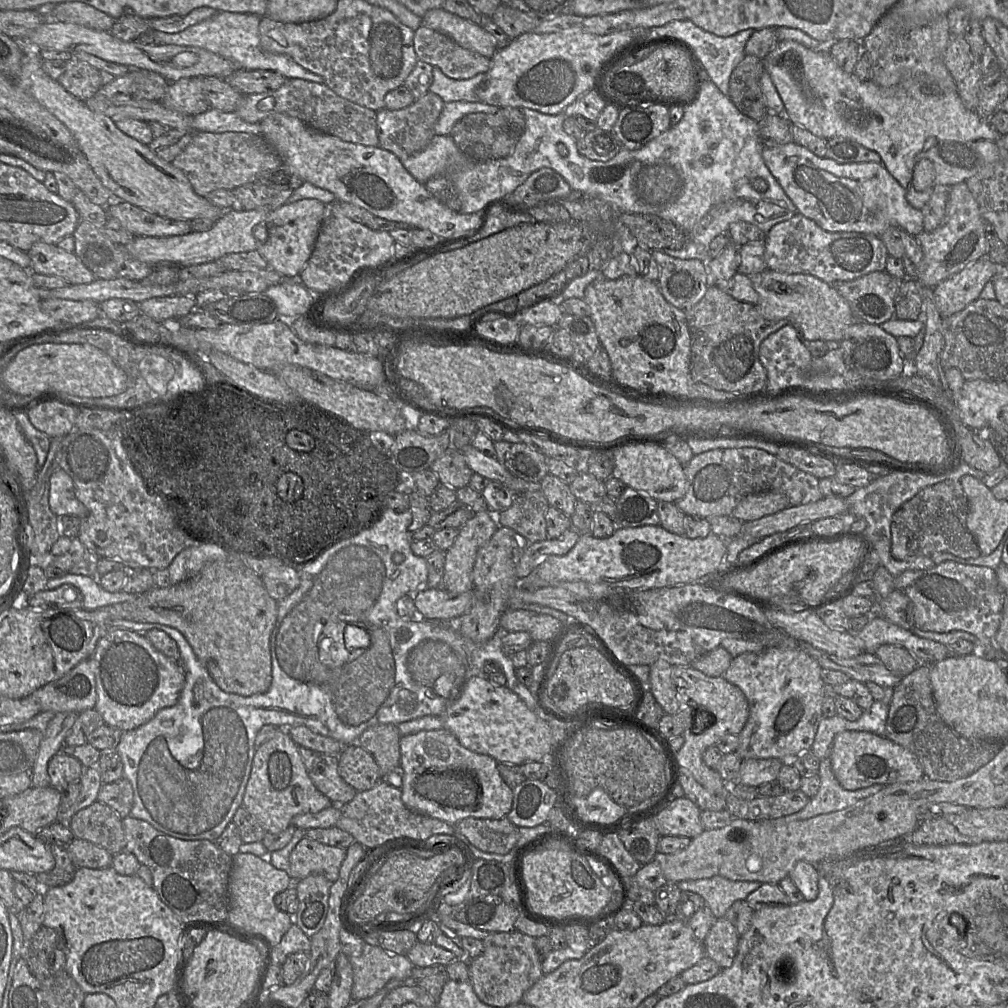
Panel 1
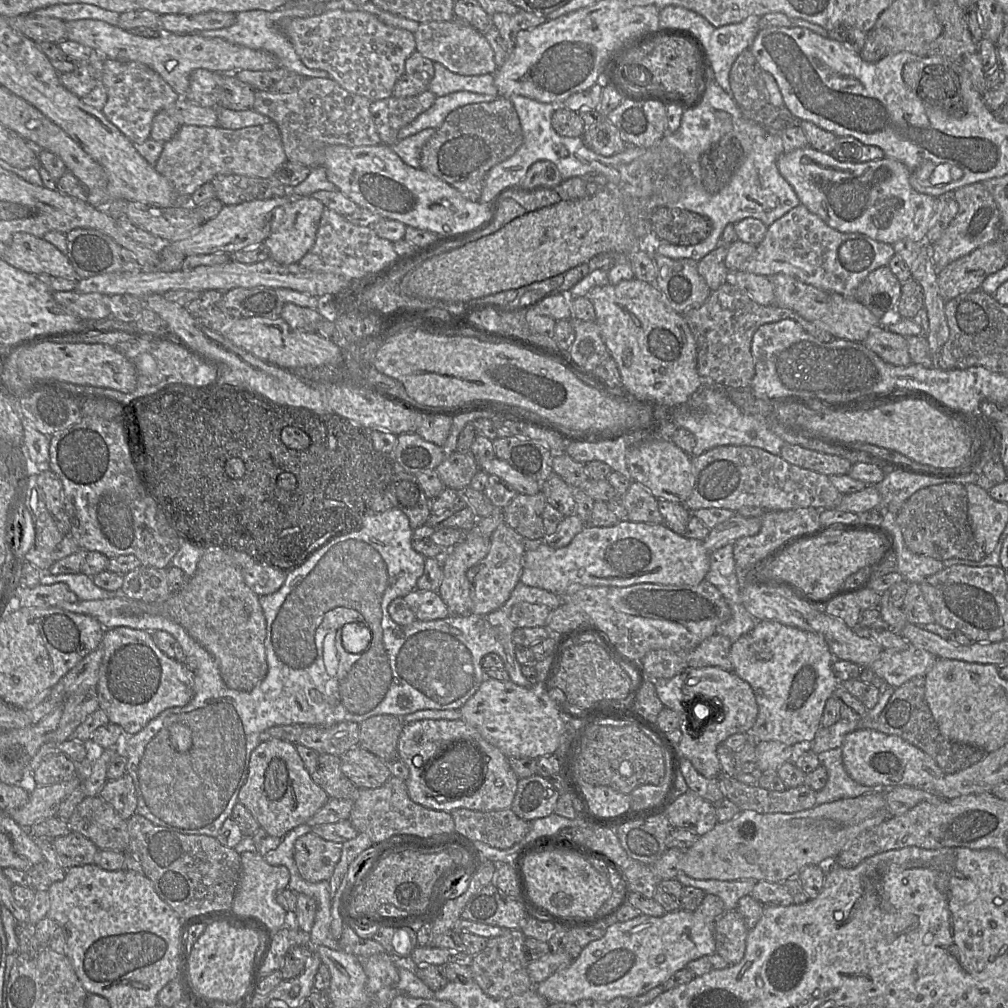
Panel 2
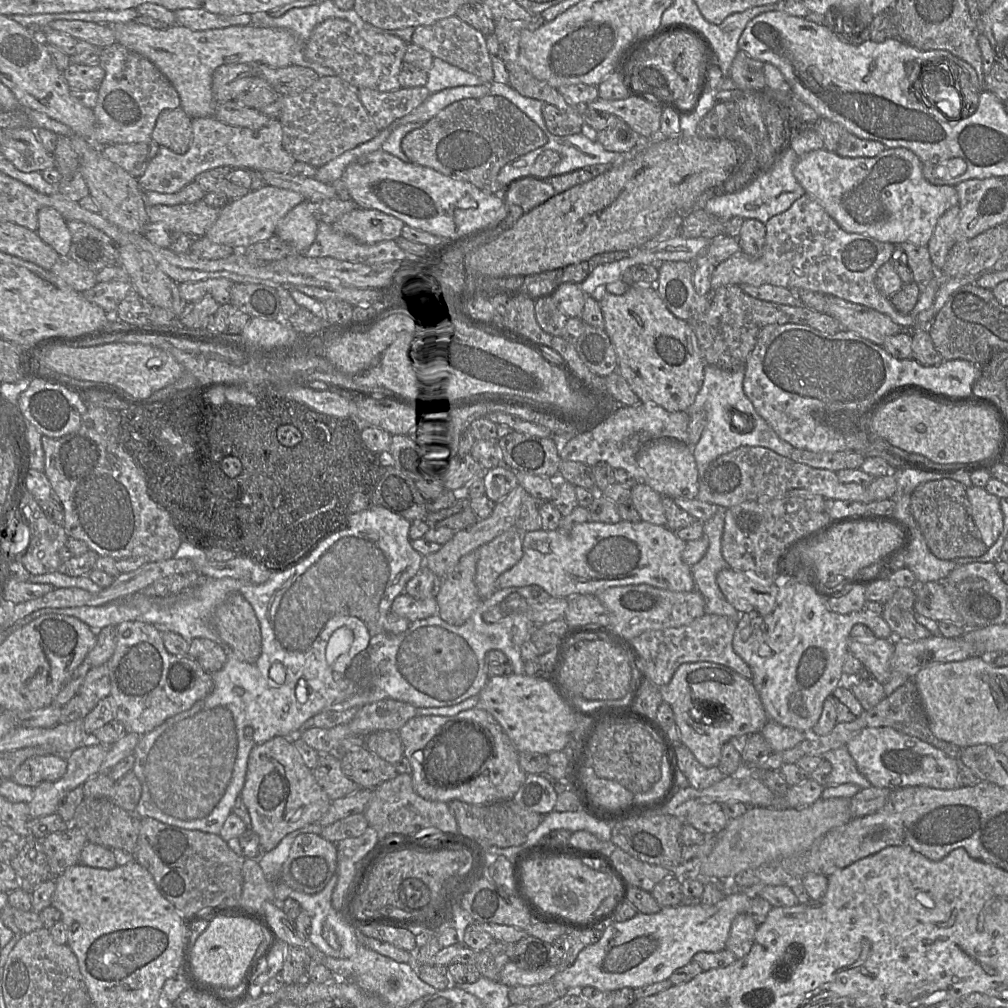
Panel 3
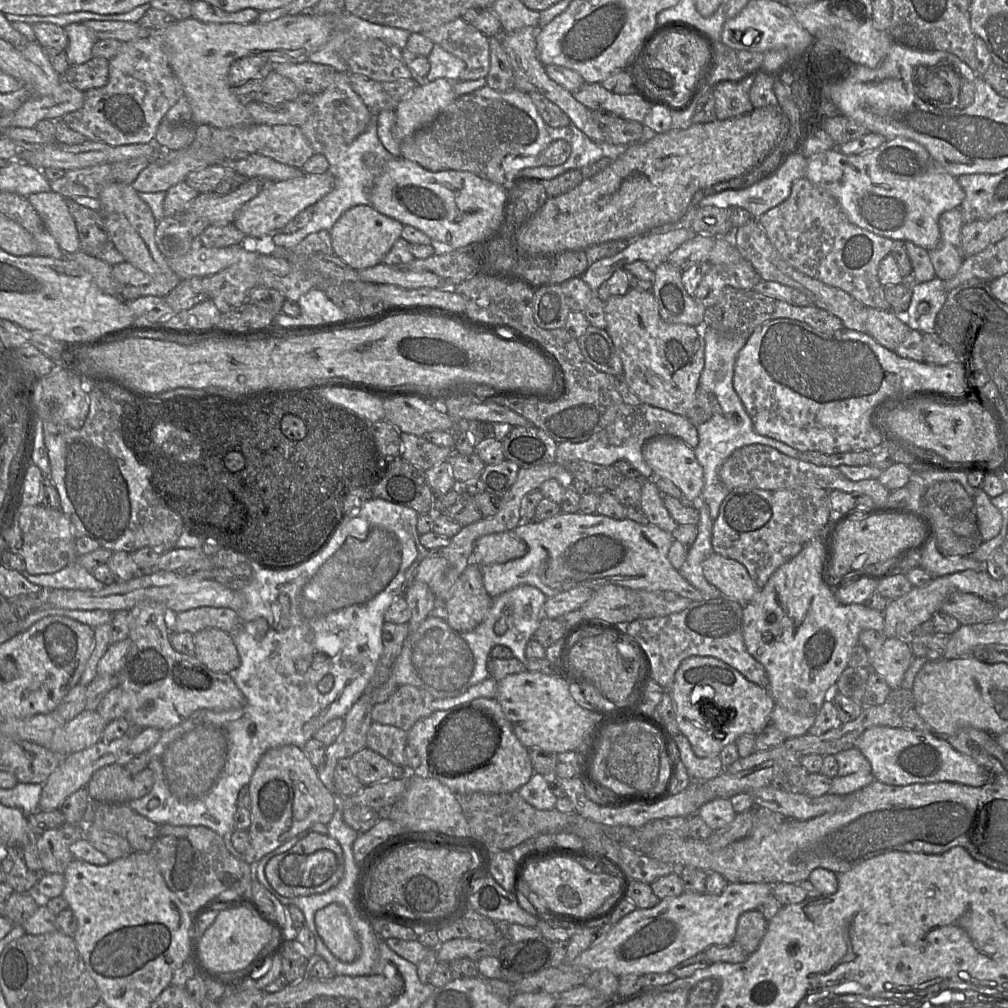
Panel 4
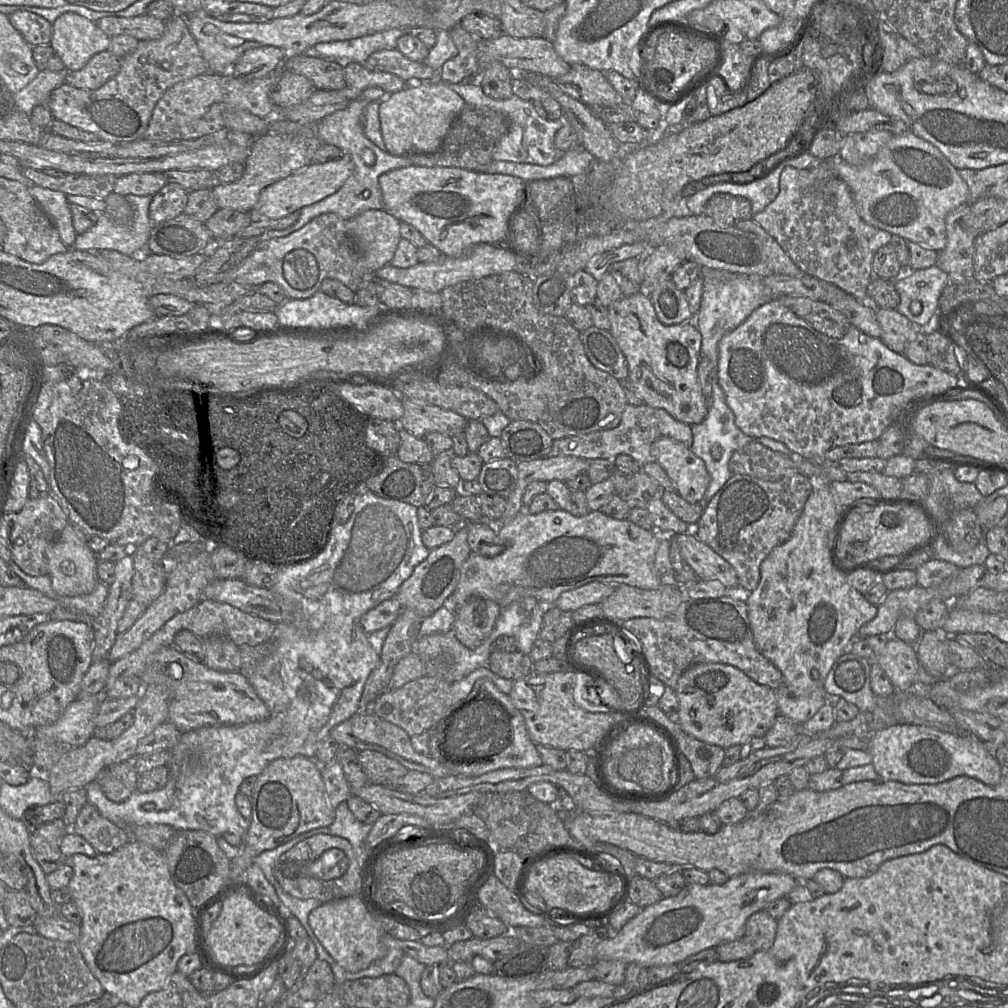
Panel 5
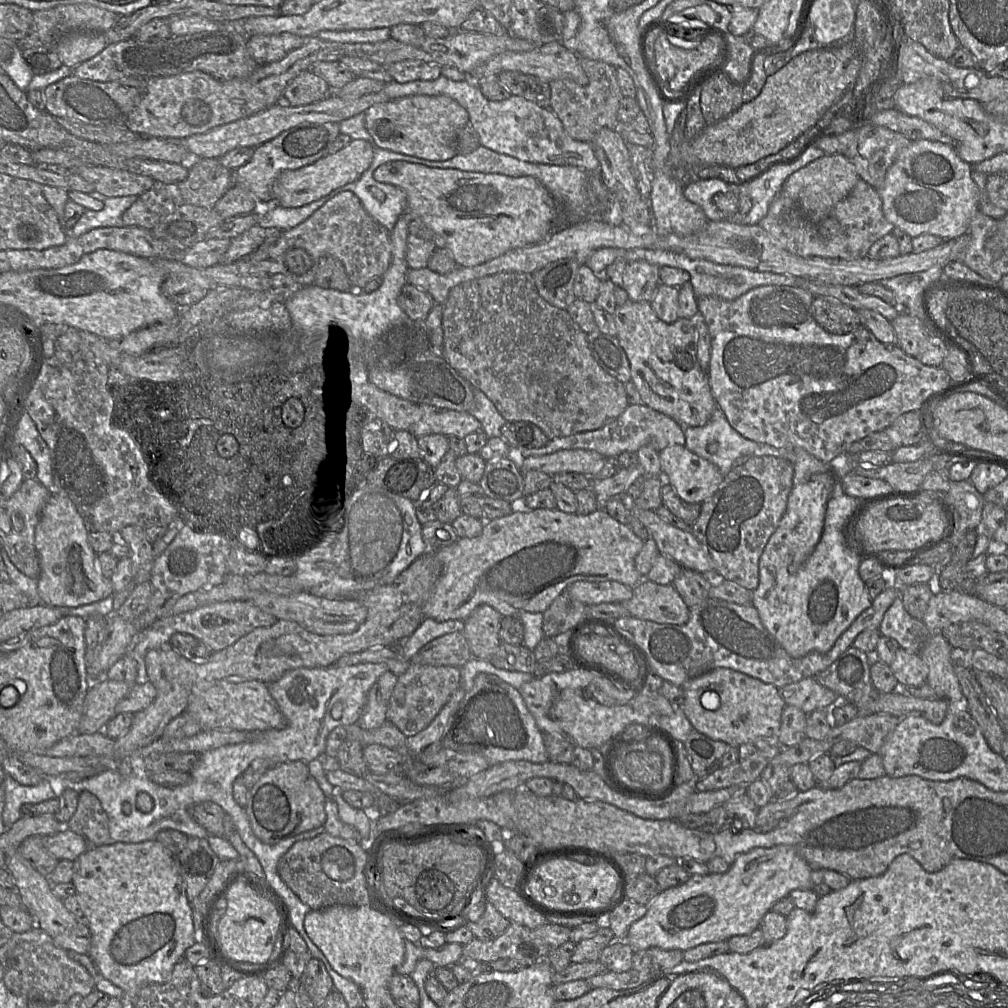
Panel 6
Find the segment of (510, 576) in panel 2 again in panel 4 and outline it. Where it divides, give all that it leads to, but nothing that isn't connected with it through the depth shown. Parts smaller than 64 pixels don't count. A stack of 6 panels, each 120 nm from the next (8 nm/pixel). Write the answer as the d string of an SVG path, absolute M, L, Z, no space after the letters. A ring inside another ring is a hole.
M513 530L484 535L474 542L473 561L480 566L501 564L527 554L526 543Z

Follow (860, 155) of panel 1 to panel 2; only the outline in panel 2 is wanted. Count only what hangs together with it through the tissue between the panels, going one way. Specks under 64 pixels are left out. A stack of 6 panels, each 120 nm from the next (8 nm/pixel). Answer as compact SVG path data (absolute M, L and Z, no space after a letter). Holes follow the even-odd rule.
M851 136L837 137L831 156L841 162L861 163L885 157L877 146L866 145Z

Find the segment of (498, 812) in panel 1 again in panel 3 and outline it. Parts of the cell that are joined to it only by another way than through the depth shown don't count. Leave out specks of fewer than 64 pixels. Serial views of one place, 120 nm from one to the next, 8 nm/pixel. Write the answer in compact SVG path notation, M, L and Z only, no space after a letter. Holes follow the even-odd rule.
M474 707L453 716L415 716L398 730L398 734L403 755L412 767L413 788L426 800L445 803L460 800L470 804L512 800L526 779L527 773L519 765L519 752L501 725L484 709Z

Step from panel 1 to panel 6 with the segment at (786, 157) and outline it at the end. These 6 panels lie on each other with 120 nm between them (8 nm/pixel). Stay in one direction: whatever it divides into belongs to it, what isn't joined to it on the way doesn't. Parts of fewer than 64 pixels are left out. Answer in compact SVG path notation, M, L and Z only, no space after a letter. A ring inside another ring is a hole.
M915 140L911 142L900 152L894 163L887 170L883 184L881 185L881 187L876 189L878 195L882 200L884 217L887 221L907 233L912 238L918 237L922 234L935 235L942 238L942 240L951 240L960 237L961 235L967 233L971 219L979 210L979 189L971 177L972 168L973 165L963 161L959 157L955 147L950 142L939 142L930 140Z

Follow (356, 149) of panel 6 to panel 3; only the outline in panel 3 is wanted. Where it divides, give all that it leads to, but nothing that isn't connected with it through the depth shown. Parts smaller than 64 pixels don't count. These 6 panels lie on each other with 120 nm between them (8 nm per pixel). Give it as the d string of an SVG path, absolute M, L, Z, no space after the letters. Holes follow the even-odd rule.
M265 185L242 198L230 200L221 209L219 217L206 232L205 237L216 244L231 246L235 250L246 249L272 237L278 222L304 200L297 192Z

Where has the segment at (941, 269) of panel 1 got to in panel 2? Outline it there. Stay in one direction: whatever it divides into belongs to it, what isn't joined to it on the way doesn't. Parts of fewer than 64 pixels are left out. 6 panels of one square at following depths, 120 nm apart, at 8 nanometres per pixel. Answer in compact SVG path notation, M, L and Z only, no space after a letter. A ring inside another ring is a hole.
M982 182L956 189L953 198L958 204L958 212L942 236L930 246L931 258L938 271L973 250L993 242L998 224L1001 223L998 206Z

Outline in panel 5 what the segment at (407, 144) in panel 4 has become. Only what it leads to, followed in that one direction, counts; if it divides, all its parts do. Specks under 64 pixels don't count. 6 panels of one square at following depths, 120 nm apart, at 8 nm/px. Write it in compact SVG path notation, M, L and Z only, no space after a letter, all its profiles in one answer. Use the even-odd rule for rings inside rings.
M466 105L462 112L457 116L457 118L451 124L444 141L440 147L440 149L434 153L417 153L417 154L406 154L401 156L408 156L412 165L422 166L422 167L459 167L467 170L475 171L475 172L486 172L488 165L494 160L493 153L495 149L498 147L501 139L507 134L509 129L512 126L512 121L509 116L501 111L489 109L489 108L478 108L475 106Z

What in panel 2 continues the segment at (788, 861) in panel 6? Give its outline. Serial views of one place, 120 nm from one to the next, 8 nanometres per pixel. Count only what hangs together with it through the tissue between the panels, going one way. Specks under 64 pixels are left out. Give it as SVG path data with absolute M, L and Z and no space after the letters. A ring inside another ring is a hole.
M683 909L666 912L660 917L640 914L625 922L615 922L602 938L587 944L568 966L535 984L534 988L551 1004L576 1004L584 999L609 1002L619 996L642 995L663 985L690 961L715 954L714 923L706 922L698 912Z

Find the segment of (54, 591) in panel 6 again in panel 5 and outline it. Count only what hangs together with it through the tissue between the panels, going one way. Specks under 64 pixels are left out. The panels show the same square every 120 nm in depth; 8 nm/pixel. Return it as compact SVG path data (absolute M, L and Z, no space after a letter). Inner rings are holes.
M71 523L63 528L57 539L46 550L48 576L52 589L60 596L79 596L90 593L99 581L97 576L98 560L85 543L85 534Z

